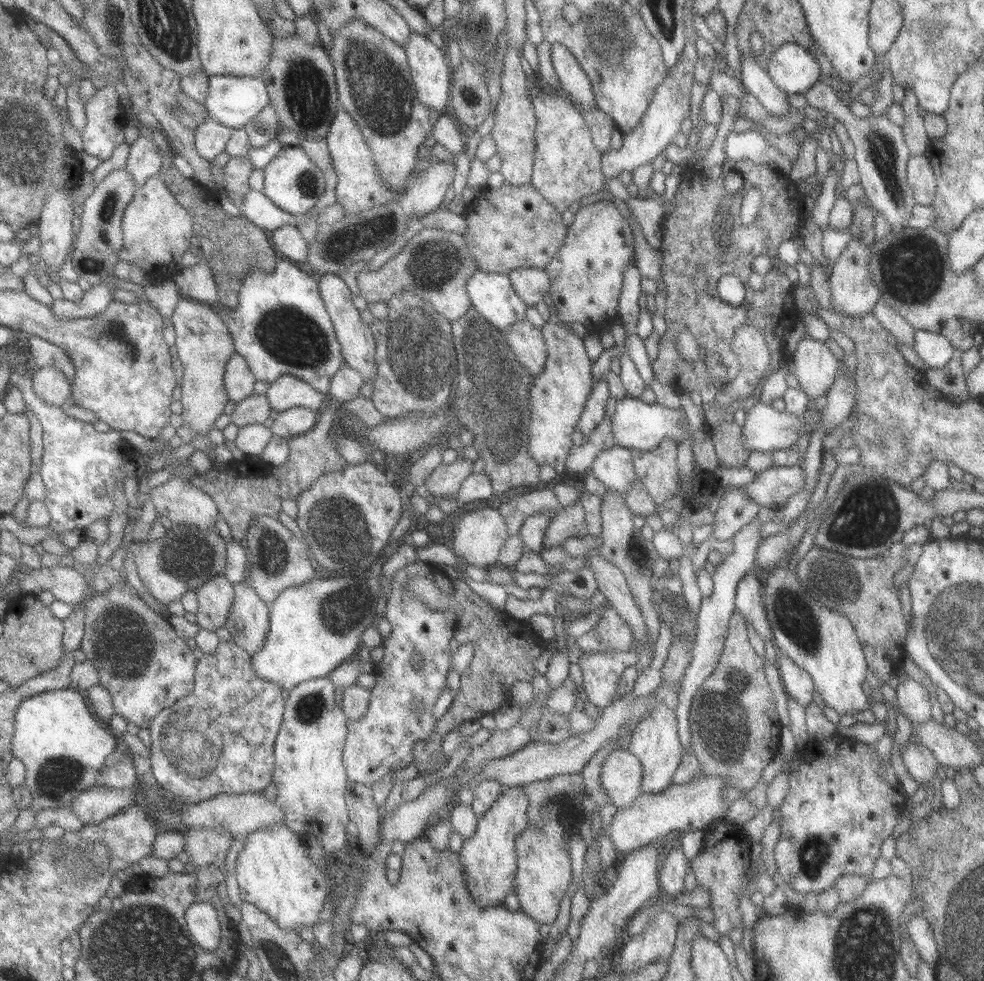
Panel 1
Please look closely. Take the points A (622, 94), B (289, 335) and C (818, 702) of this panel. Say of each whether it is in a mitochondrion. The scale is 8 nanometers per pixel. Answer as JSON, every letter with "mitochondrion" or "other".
{"A":"other","B":"mitochondrion","C":"other"}

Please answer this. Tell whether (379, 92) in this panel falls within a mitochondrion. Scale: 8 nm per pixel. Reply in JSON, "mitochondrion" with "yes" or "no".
{"mitochondrion":"yes"}

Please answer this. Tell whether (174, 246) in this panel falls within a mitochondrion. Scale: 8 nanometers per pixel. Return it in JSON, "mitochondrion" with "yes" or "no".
{"mitochondrion":"no"}

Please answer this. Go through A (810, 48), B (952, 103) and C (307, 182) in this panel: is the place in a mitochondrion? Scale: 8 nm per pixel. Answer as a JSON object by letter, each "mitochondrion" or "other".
{"A":"other","B":"other","C":"mitochondrion"}

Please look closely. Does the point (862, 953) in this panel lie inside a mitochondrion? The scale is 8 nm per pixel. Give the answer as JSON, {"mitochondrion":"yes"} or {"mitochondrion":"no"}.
{"mitochondrion":"yes"}

